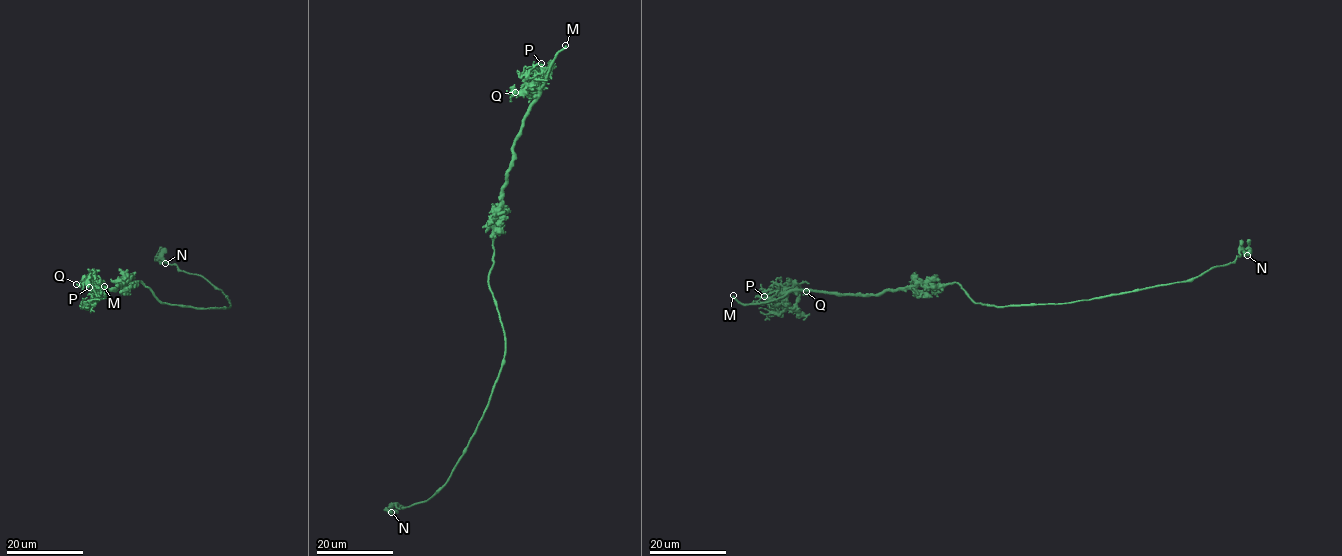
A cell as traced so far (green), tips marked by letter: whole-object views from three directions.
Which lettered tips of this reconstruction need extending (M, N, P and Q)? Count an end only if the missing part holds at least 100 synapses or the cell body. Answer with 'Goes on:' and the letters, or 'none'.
Goes on: M

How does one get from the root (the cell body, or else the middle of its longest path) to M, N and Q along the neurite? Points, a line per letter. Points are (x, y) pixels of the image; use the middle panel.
M: (499, 316), (488, 274), (501, 187), (522, 118), (565, 45)
N: (499, 316), (505, 343), (503, 362), (475, 433), (447, 481), (429, 499), (403, 509), (391, 504), (391, 512)
Q: (499, 316), (489, 284), (494, 263), (494, 224), (499, 217), (513, 142), (538, 88), (532, 86), (515, 92)

